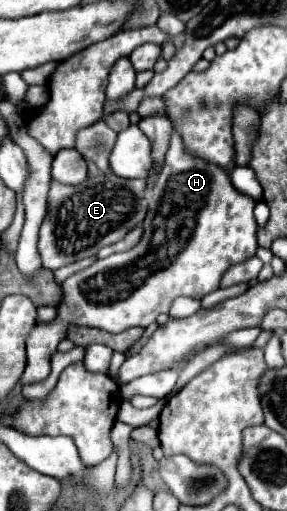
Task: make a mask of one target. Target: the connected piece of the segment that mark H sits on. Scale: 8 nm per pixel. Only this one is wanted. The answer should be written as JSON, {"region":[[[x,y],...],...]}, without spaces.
{"region":[[[173,128],[169,152],[165,156],[165,166],[157,176],[153,190],[149,192],[149,210],[143,220],[143,236],[137,246],[127,252],[111,254],[109,258],[93,262],[89,268],[69,276],[63,284],[63,296],[57,304],[57,316],[53,322],[37,322],[31,334],[27,336],[27,368],[21,376],[21,382],[37,382],[49,374],[49,356],[57,350],[57,344],[67,338],[71,326],[89,326],[101,328],[107,332],[123,332],[131,326],[147,328],[155,322],[161,312],[169,312],[171,302],[179,296],[189,296],[201,300],[205,294],[219,288],[223,272],[255,256],[257,250],[257,224],[253,216],[255,200],[237,192],[231,184],[229,174],[203,158],[191,156],[183,144],[181,134]]]}

